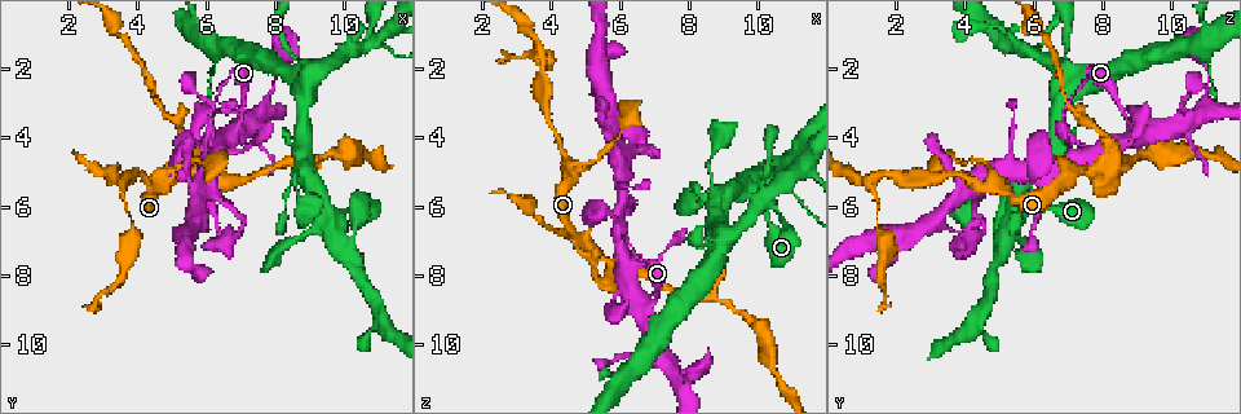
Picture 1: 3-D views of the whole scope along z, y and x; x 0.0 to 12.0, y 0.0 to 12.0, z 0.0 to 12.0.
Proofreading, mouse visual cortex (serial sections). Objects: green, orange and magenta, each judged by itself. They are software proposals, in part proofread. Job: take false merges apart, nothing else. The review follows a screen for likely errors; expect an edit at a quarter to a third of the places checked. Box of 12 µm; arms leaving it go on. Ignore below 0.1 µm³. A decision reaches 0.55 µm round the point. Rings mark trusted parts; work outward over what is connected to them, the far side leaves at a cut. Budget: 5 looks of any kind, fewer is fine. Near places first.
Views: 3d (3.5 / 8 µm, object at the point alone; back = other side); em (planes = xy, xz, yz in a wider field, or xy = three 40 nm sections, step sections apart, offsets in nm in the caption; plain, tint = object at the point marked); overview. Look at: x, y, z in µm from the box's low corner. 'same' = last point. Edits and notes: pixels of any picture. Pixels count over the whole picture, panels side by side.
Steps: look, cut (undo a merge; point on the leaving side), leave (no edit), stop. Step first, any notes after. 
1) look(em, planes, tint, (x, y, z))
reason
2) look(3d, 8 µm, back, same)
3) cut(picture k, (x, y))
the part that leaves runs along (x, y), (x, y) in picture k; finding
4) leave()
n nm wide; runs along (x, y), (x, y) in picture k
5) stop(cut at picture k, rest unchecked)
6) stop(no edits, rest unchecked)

look(3d, 3.5 µm, (5.7, 4.8, 7.6))
abrupt turn

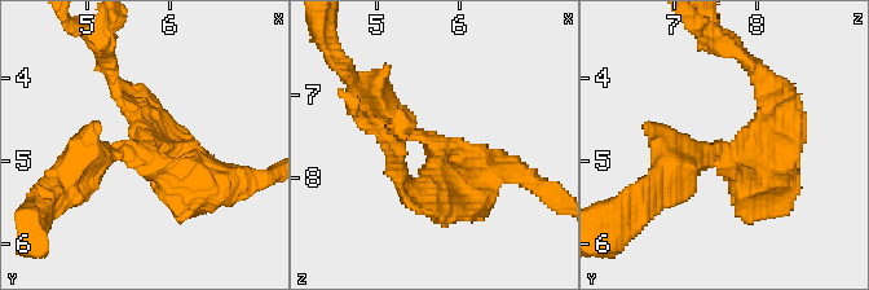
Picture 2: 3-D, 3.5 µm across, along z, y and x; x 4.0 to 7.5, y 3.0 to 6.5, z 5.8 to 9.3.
look(em, xy, step 1, tint, (5.65, 4.90, 7.65))
4 arms; arms of 300, 350, 400, 450 nm; need the tissue

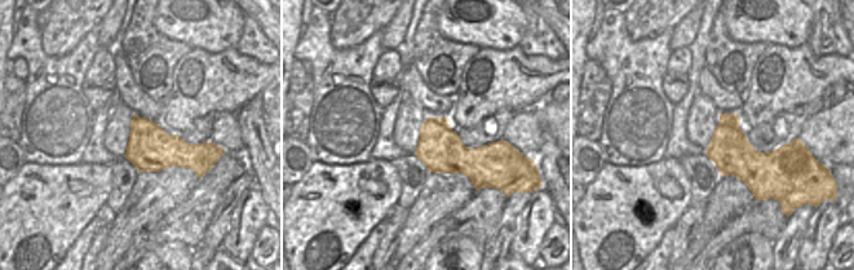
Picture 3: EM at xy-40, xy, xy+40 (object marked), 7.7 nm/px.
leave()
runs along (370, 96), (401, 130), (477, 170), (508, 170) in picture 2; continuous, no second cell

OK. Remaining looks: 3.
look(3d, 8 µm, back, (4.5, 5.5, 4.9))
narrows sharply

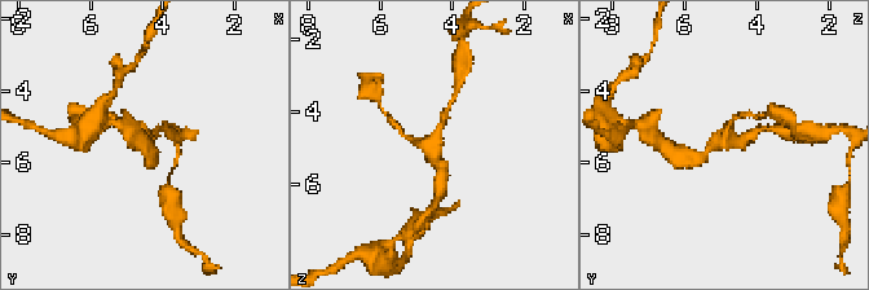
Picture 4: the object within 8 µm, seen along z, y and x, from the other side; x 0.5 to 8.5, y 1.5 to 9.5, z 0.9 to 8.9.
look(em, planes, tint, (4.6, 5.5, 5.0))
3 arms; arms of 150, 200, 300 nm

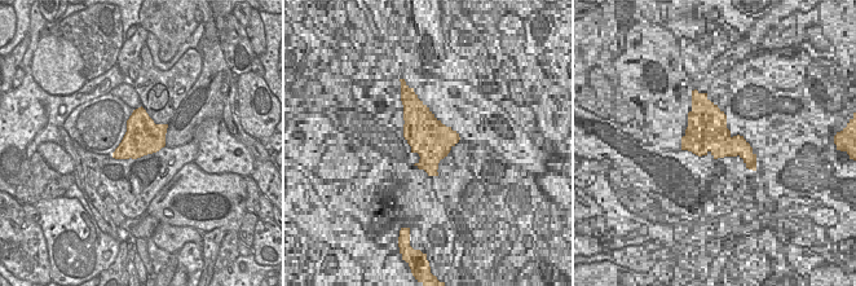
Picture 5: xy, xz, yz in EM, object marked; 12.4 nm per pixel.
leave()
460 nm wide; runs along (686, 159), (754, 132) in picture 4; continuous, no second cell

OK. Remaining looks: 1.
stop(no edits, rest unchecked)

